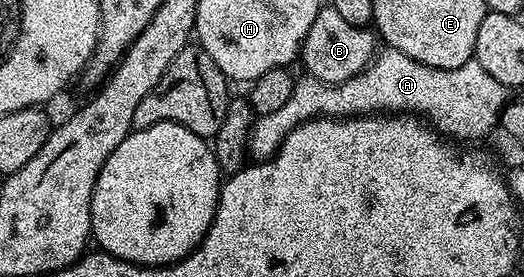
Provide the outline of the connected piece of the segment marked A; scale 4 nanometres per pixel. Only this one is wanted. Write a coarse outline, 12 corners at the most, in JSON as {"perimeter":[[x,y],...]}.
{"perimeter":[[381,50],[356,77],[301,74],[257,116],[262,162],[319,117],[409,113],[445,136],[499,124],[508,89],[474,58],[436,69]]}

